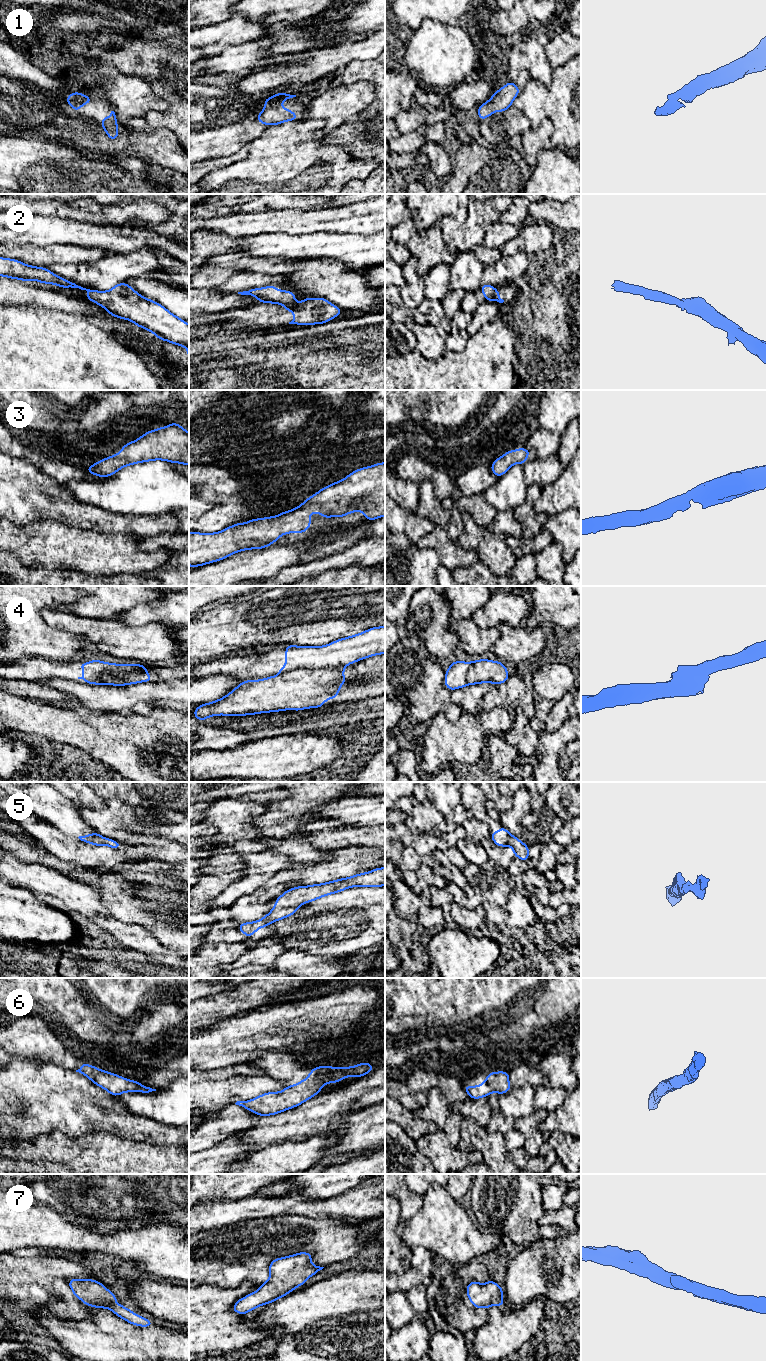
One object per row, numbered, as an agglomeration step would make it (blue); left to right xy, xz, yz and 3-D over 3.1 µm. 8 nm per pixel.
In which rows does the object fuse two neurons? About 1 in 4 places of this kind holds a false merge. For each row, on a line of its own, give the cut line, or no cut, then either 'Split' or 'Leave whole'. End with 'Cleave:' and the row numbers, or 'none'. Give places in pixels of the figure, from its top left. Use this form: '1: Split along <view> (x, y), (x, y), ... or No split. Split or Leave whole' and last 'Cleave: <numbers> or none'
1: No split. Leave whole
2: Split along yz (496, 289), (493, 299). Split
3: No split. Leave whole
4: Split along xz (344, 665), (312, 669), (295, 668), (282, 673). Split
5: Split along xz (275, 904), (279, 906), (300, 905). Split
6: No split. Leave whole
7: No split. Leave whole
Cleave: 2, 4, 5

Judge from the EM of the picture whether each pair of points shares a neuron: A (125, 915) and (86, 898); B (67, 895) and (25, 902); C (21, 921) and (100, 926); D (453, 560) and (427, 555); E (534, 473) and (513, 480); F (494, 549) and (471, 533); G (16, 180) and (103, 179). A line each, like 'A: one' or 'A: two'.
A: two
B: two
C: two
D: two
E: two
F: one
G: one

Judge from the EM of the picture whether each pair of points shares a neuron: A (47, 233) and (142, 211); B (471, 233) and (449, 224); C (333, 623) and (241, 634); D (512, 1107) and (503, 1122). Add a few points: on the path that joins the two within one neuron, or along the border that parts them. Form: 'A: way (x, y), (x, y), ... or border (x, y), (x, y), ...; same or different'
A: border (68, 217), (74, 220), (114, 225); different
B: way (466, 233), (458, 233), (454, 229); same
C: way (310, 625), (287, 628), (273, 635), (264, 634); same
D: border (498, 1094), (499, 1108), (507, 1116), (514, 1119); different

